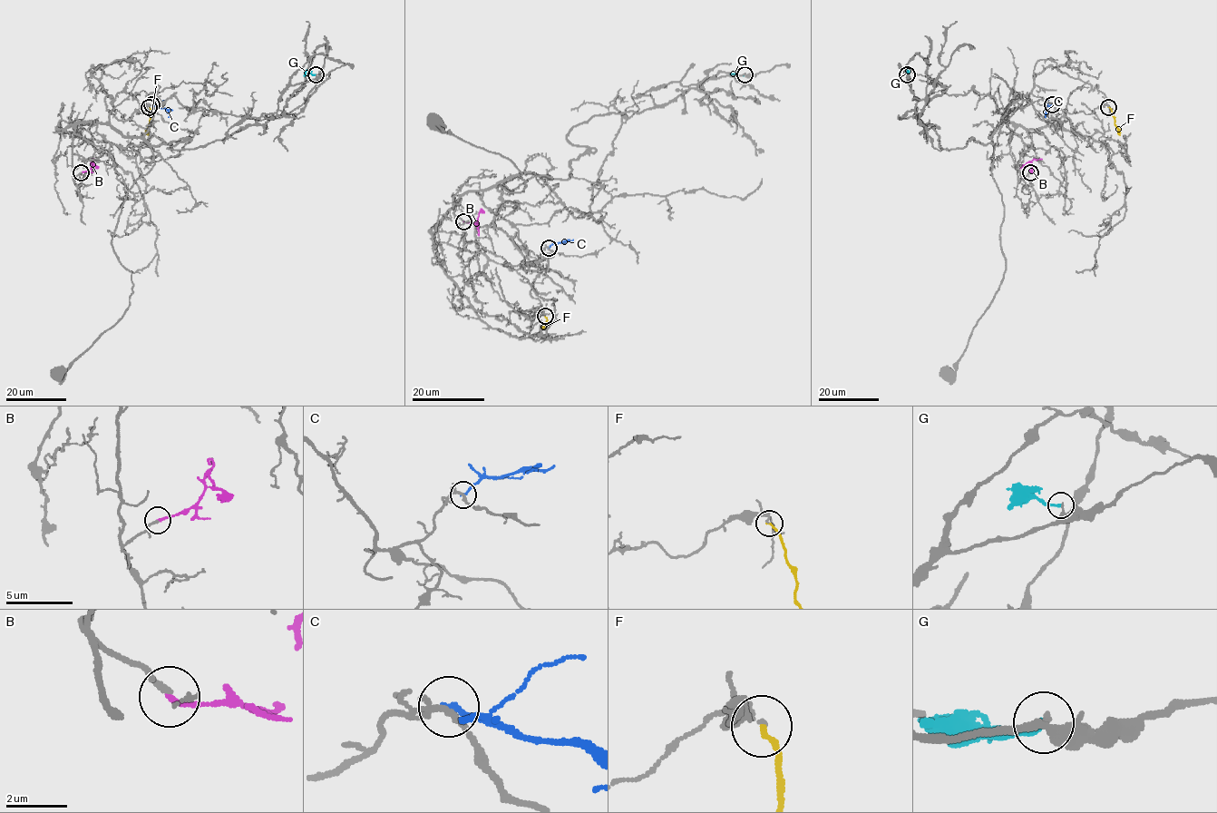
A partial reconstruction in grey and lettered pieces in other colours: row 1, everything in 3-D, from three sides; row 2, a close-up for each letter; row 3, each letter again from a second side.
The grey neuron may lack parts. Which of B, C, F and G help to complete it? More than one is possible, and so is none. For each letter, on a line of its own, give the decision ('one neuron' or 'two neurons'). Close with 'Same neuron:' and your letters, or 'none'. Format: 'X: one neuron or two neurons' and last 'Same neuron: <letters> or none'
B: one neuron
C: two neurons
F: two neurons
G: two neurons
Same neuron: B

